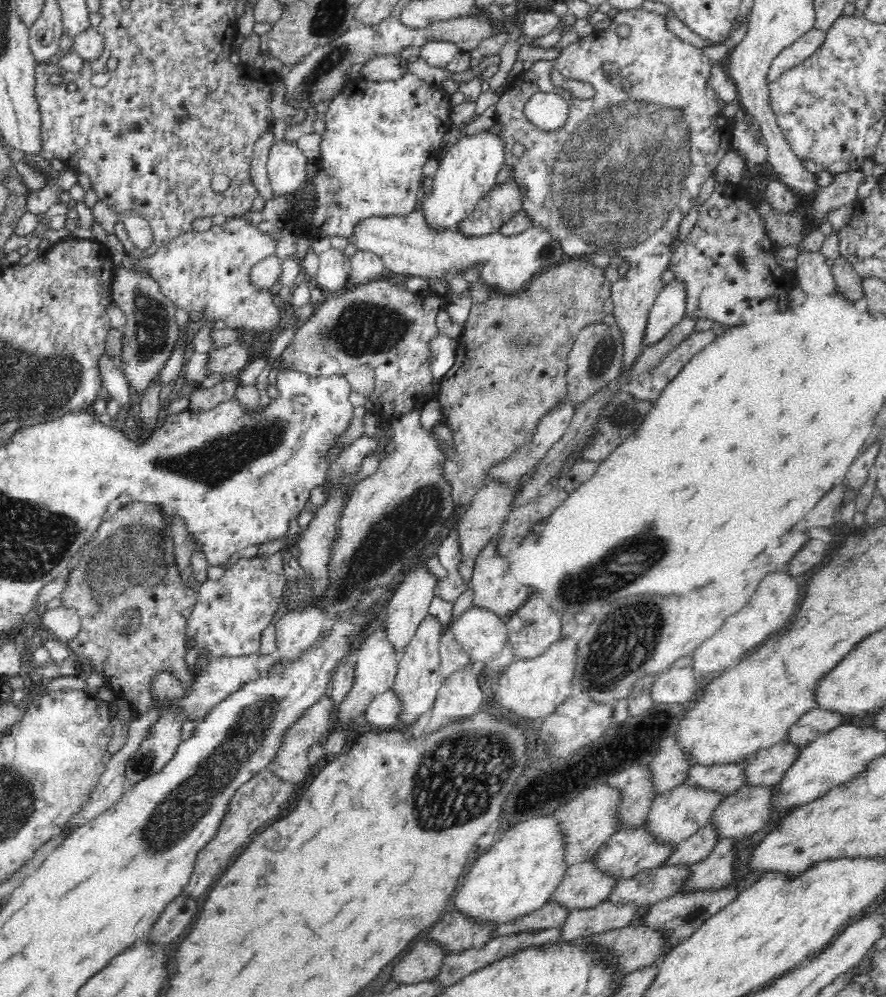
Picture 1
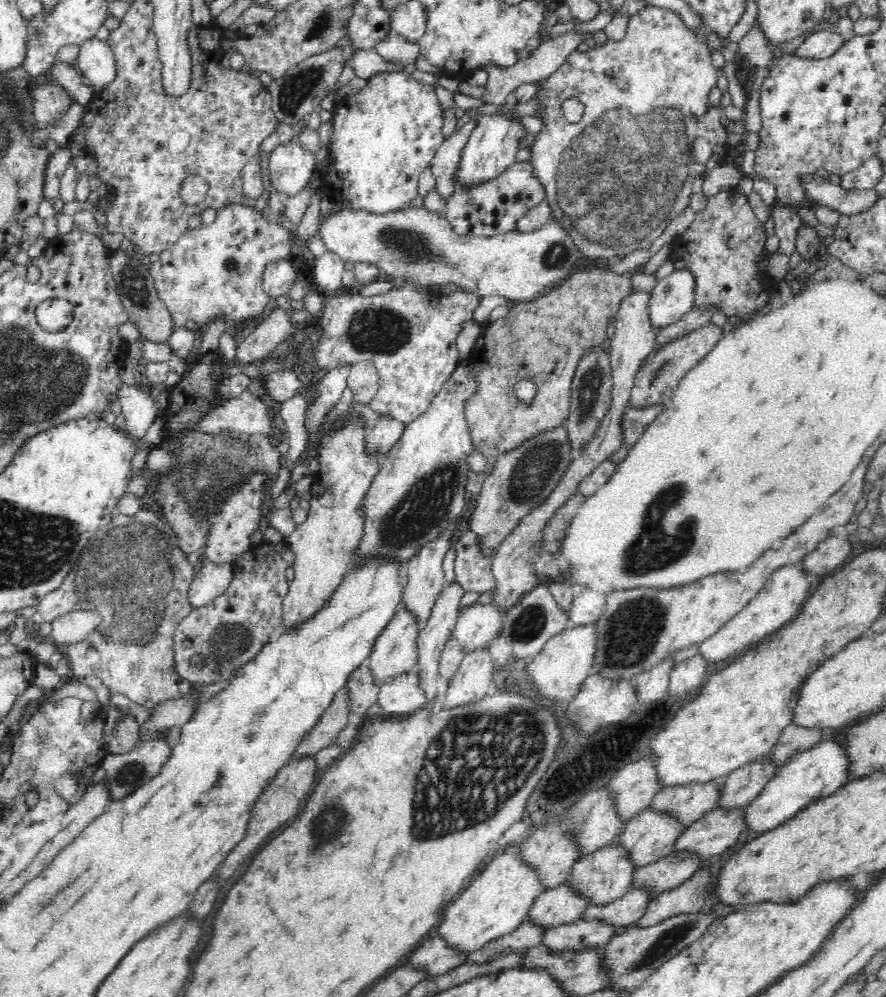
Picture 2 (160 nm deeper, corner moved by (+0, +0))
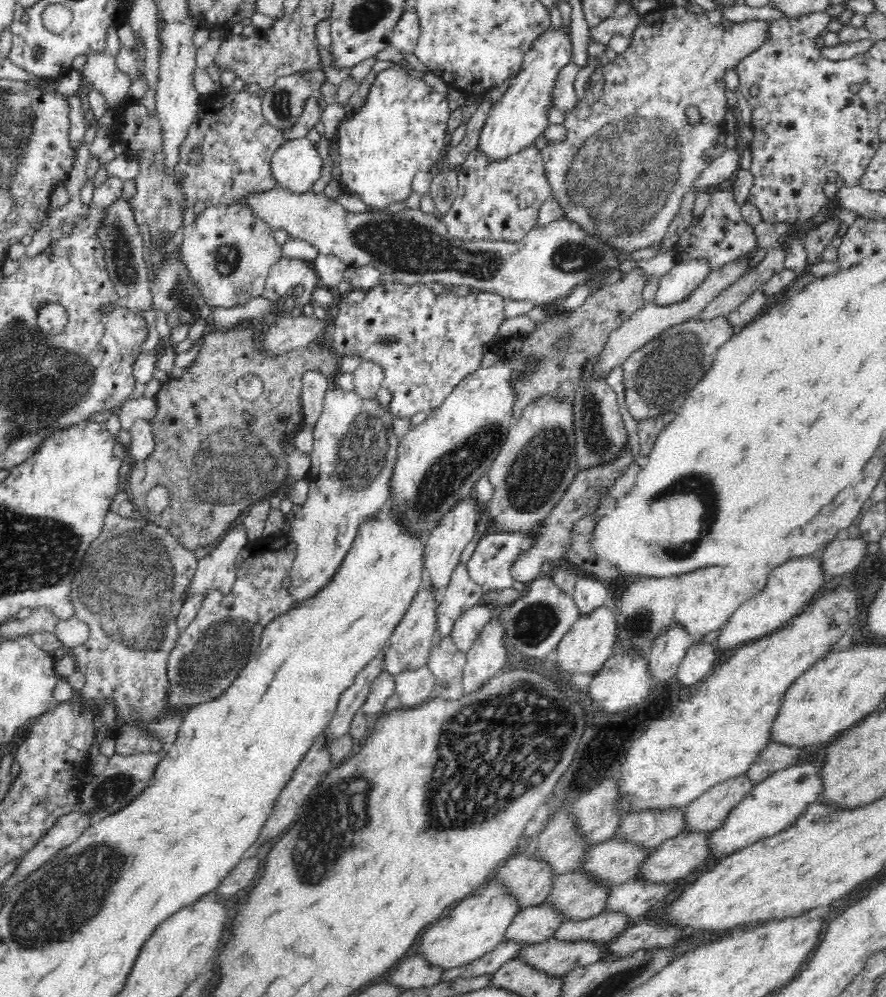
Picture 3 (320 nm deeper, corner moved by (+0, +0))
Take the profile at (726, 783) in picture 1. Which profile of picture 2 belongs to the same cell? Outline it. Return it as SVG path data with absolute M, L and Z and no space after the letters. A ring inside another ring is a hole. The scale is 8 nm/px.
M723 778L703 783L692 781L668 785L657 794L650 806L670 810L684 825L690 826L706 811L718 807L724 792Z

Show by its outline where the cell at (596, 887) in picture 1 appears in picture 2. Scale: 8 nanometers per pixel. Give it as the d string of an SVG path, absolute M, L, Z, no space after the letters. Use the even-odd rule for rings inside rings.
M563 882L548 888L536 899L528 918L539 926L554 928L560 924L572 924L579 920L591 906L591 900L576 891L572 883Z

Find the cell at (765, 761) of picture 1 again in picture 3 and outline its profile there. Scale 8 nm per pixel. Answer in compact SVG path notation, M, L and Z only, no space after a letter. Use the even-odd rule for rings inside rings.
M744 773L711 786L700 798L684 807L685 830L712 831L721 828L728 820L728 814L752 792L755 785L756 781Z

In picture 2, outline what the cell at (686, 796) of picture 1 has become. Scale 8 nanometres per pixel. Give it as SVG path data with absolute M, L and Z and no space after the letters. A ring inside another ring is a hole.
M650 806L627 820L617 842L628 847L630 857L641 867L674 851L687 827L672 811Z

